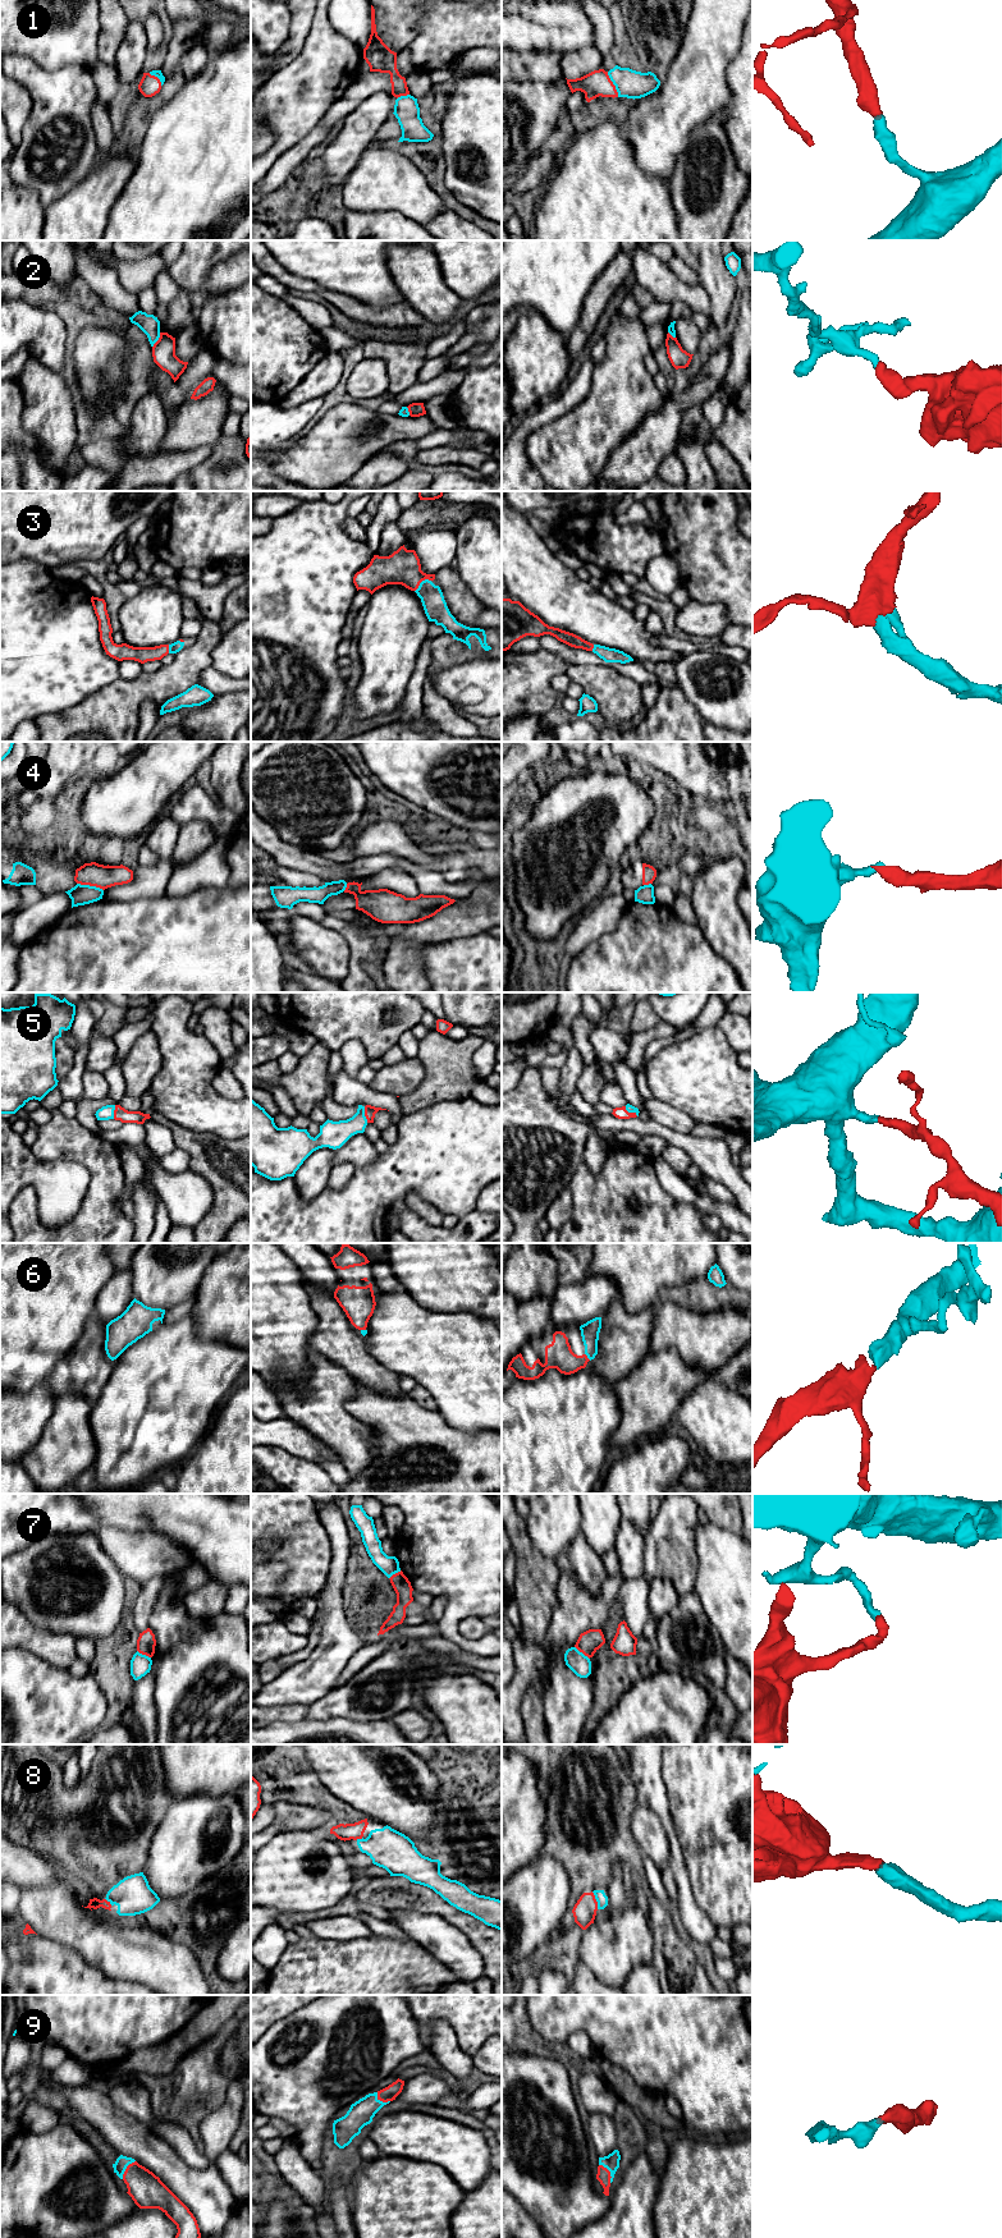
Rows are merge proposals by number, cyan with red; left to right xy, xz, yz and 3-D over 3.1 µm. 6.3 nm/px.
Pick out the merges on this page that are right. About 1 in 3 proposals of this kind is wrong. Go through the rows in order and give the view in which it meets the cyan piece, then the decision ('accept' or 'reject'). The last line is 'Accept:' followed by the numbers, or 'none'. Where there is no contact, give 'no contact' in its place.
1: contact in yz; accept
2: contact in xy; reject
3: contact in xz; accept
4: contact in xy; reject
5: contact in xz; accept
6: contact in yz; accept
7: contact in yz; reject
8: contact in yz; accept
9: contact in yz; accept
Accept: 1, 3, 5, 6, 8, 9

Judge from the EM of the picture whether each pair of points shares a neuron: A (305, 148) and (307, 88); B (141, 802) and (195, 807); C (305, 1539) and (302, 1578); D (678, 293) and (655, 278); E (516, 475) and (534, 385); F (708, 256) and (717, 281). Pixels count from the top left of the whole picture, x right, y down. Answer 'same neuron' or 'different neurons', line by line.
A: different neurons
B: different neurons
C: same neuron
D: same neuron
E: different neurons
F: same neuron

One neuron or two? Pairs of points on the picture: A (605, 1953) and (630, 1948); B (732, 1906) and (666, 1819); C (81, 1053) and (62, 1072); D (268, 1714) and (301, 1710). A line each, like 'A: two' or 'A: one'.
A: one
B: two
C: two
D: one

